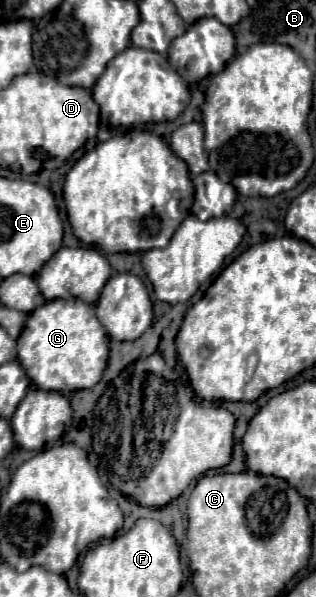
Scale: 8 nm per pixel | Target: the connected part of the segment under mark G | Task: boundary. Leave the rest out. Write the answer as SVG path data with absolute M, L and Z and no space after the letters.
M80 299L46 301L30 313L20 335L22 341L18 337L18 361L40 389L72 395L78 389L94 387L102 379L108 363L108 335L102 329L92 305Z

